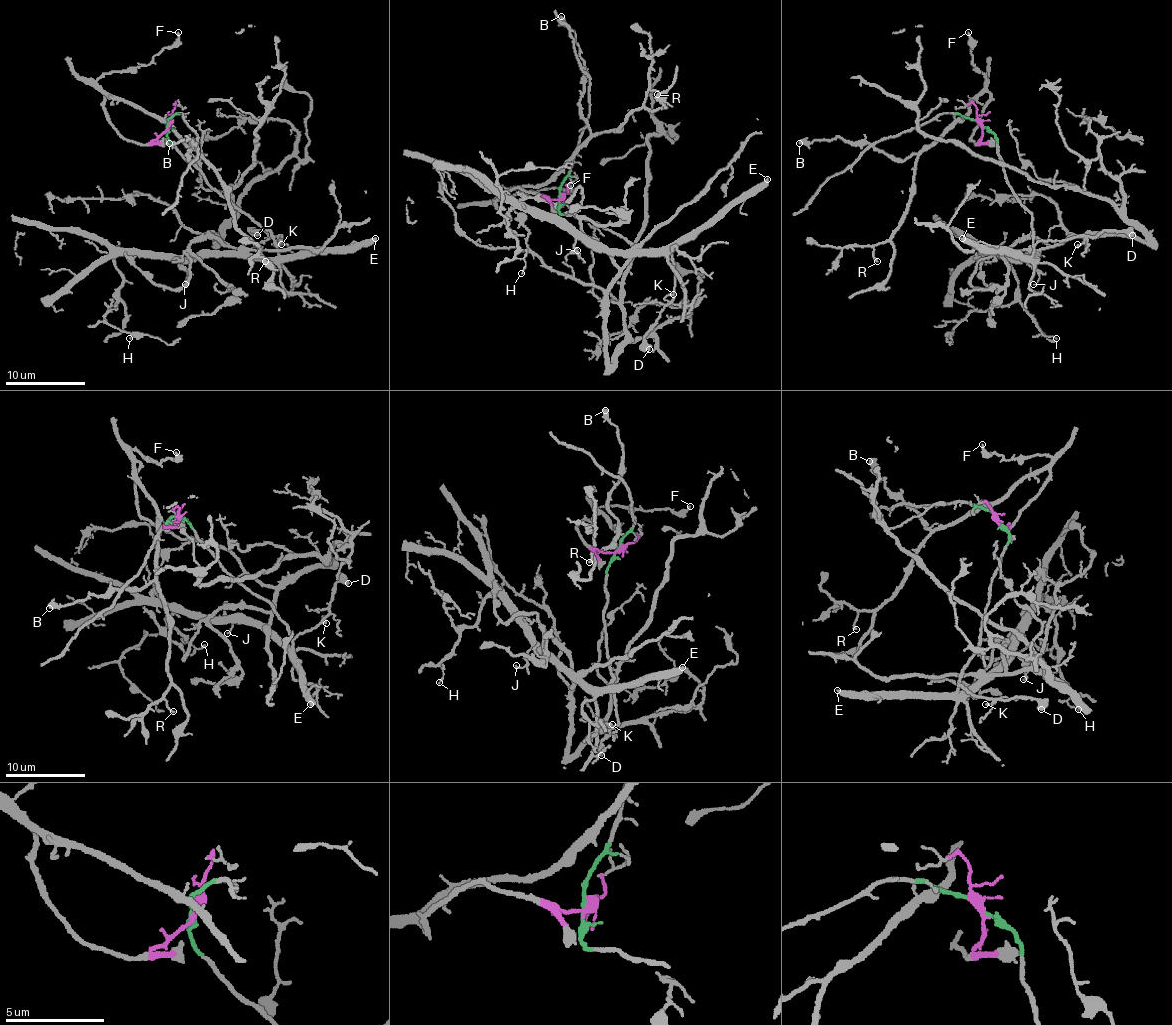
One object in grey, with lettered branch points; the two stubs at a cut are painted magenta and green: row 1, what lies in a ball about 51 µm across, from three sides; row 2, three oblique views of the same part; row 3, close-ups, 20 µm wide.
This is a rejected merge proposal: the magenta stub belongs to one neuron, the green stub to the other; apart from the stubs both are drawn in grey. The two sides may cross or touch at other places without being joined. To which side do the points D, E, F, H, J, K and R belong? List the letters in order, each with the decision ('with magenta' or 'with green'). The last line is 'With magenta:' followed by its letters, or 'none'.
D: with green
E: with green
F: with magenta
H: with green
J: with green
K: with green
R: with magenta
With magenta: F, R

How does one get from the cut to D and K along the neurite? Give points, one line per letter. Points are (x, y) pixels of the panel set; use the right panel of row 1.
D: (979, 123), (997, 143), (1005, 180), (1031, 212), (1035, 244), (1094, 236), (1108, 230), (1126, 230), (1132, 236)
K: (979, 123), (997, 143), (1005, 180), (1031, 212), (1033, 242), (1084, 238), (1076, 244)

